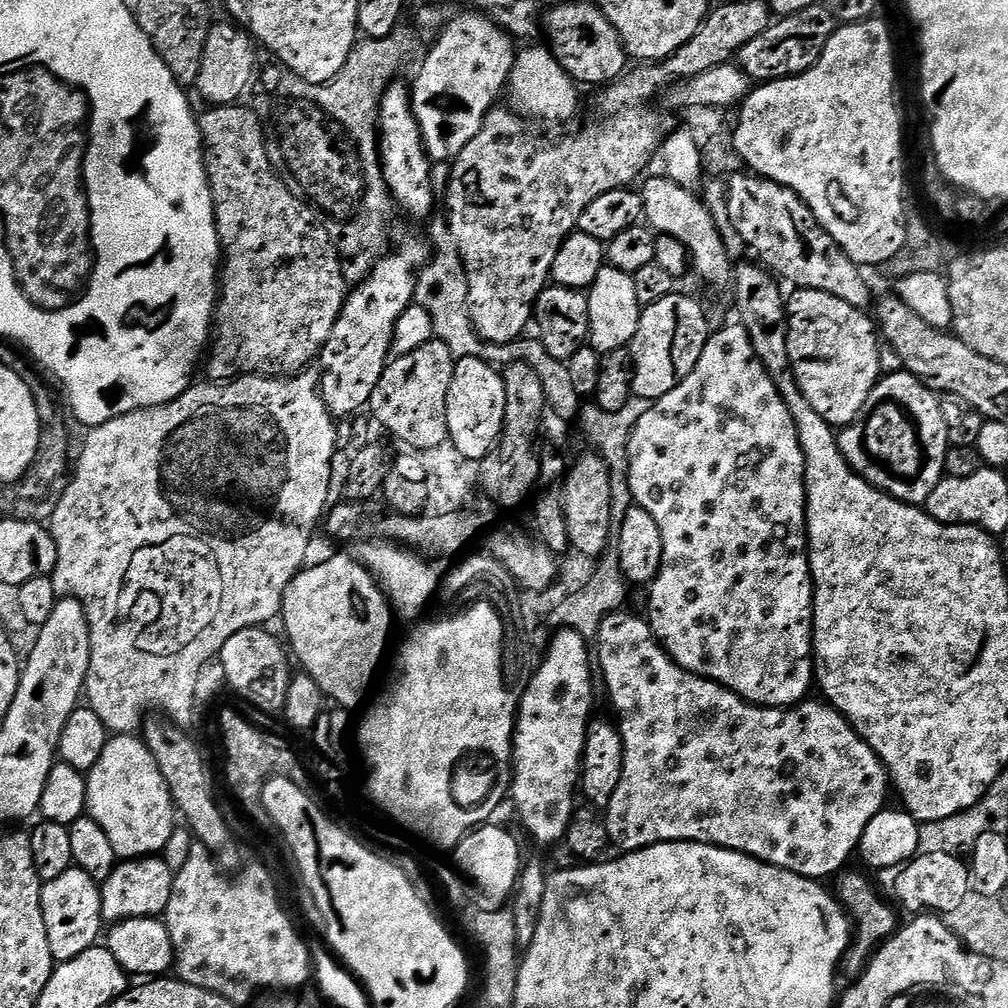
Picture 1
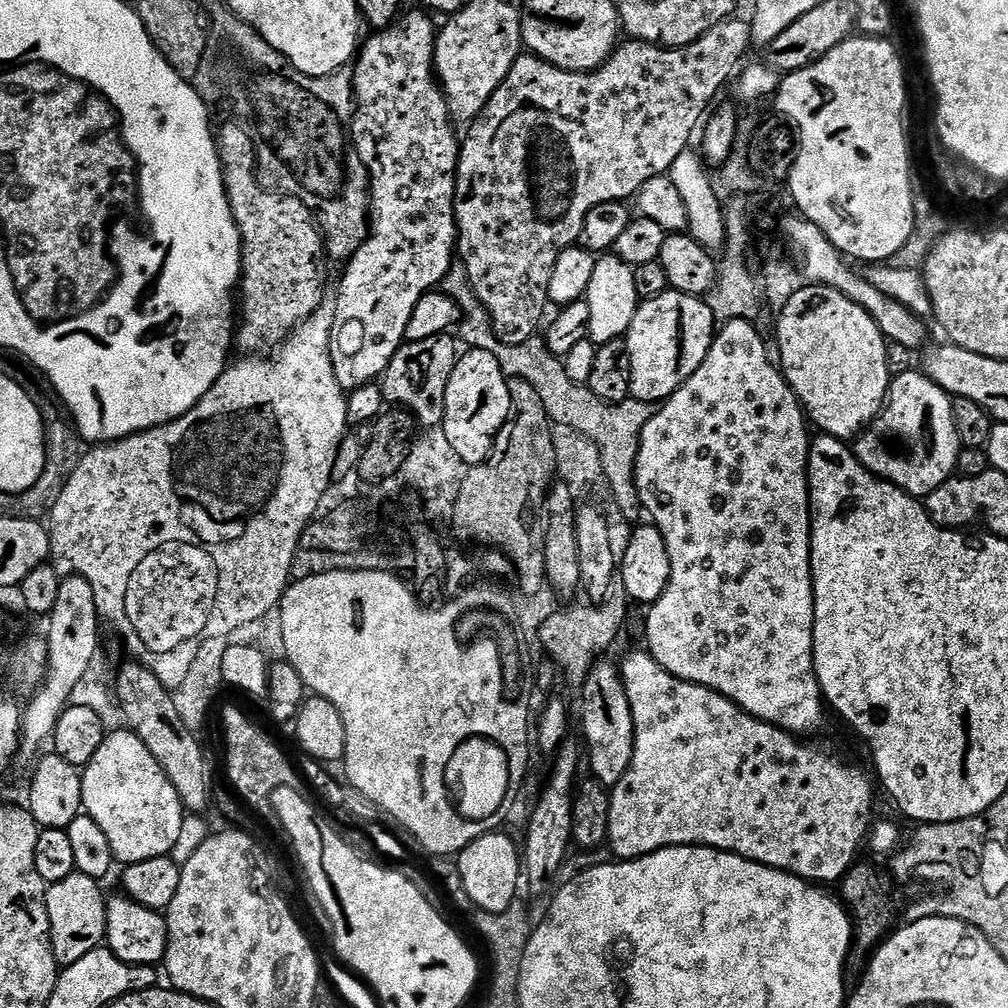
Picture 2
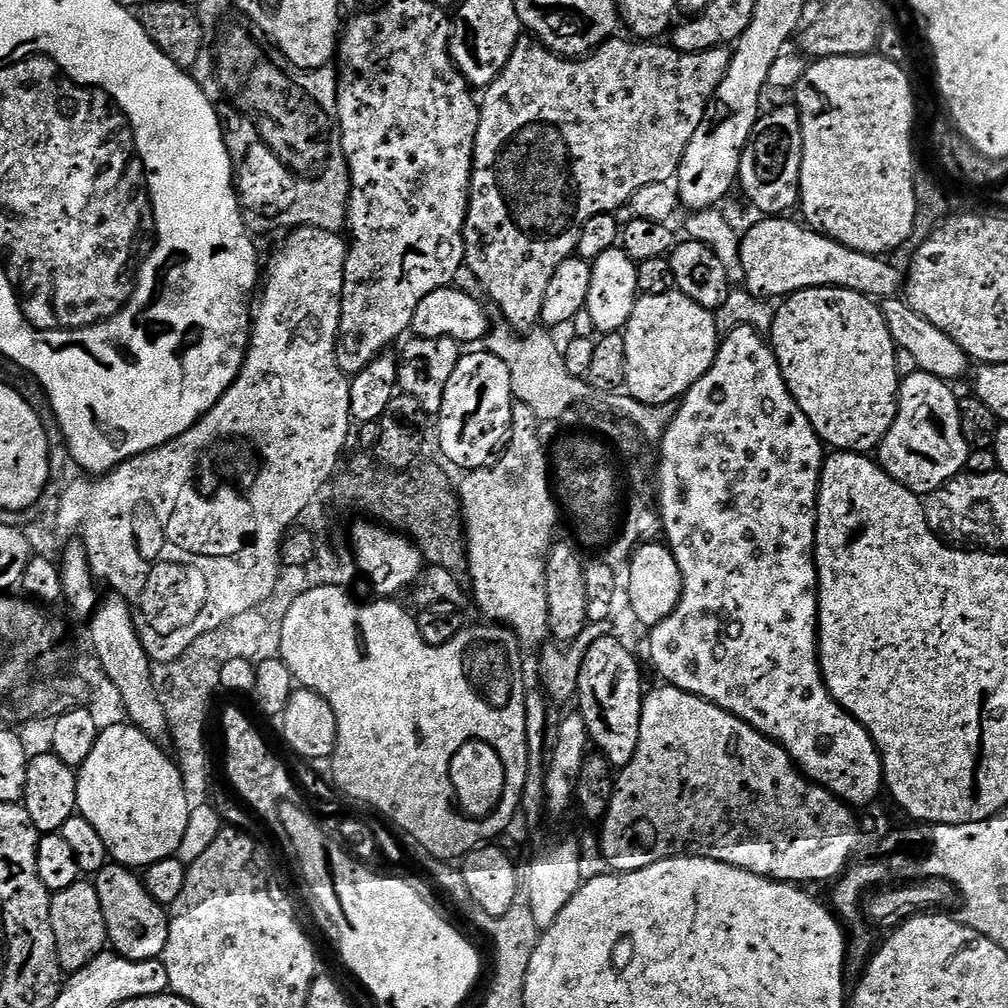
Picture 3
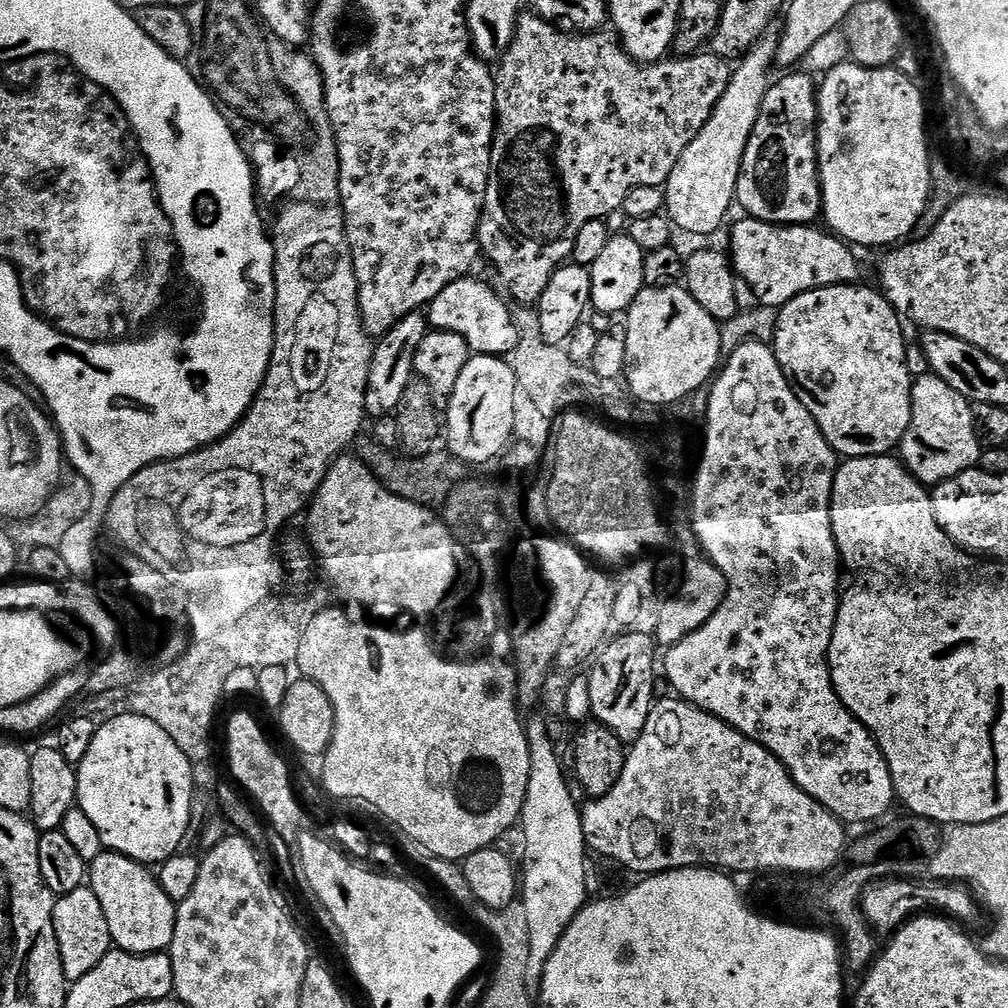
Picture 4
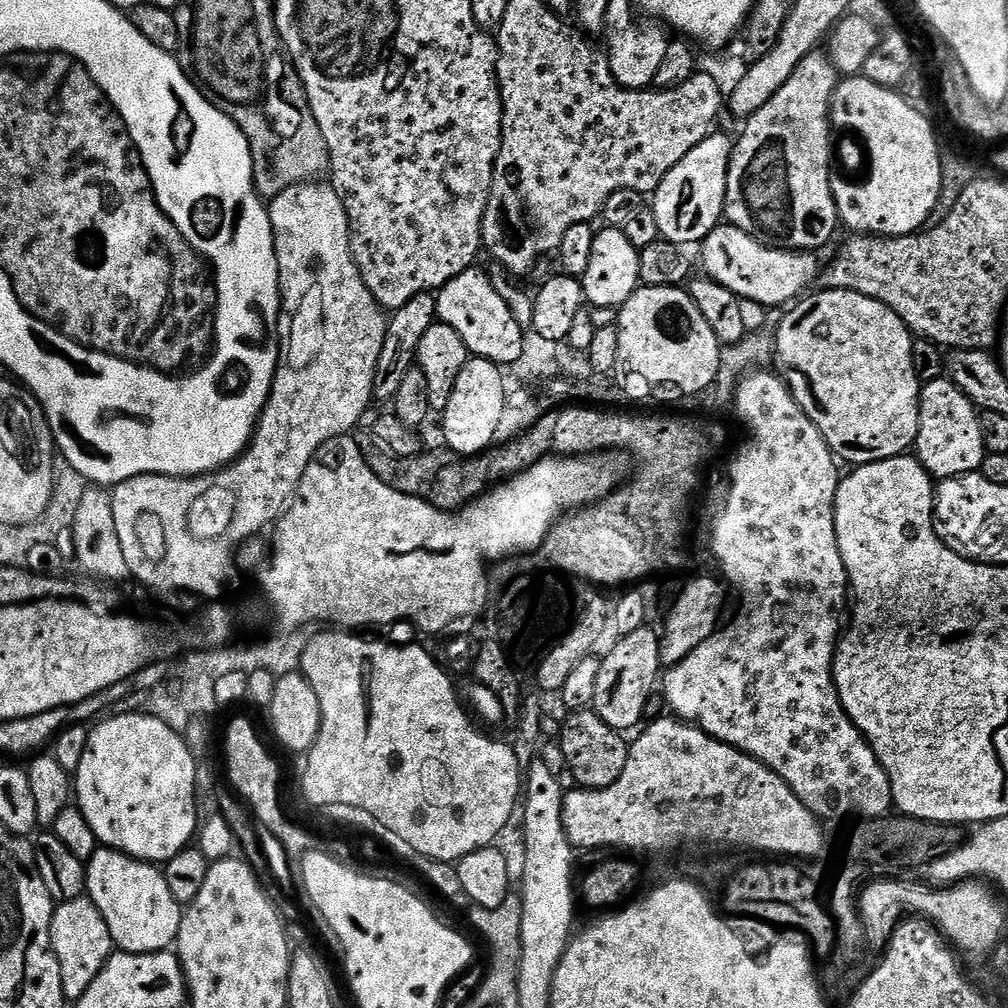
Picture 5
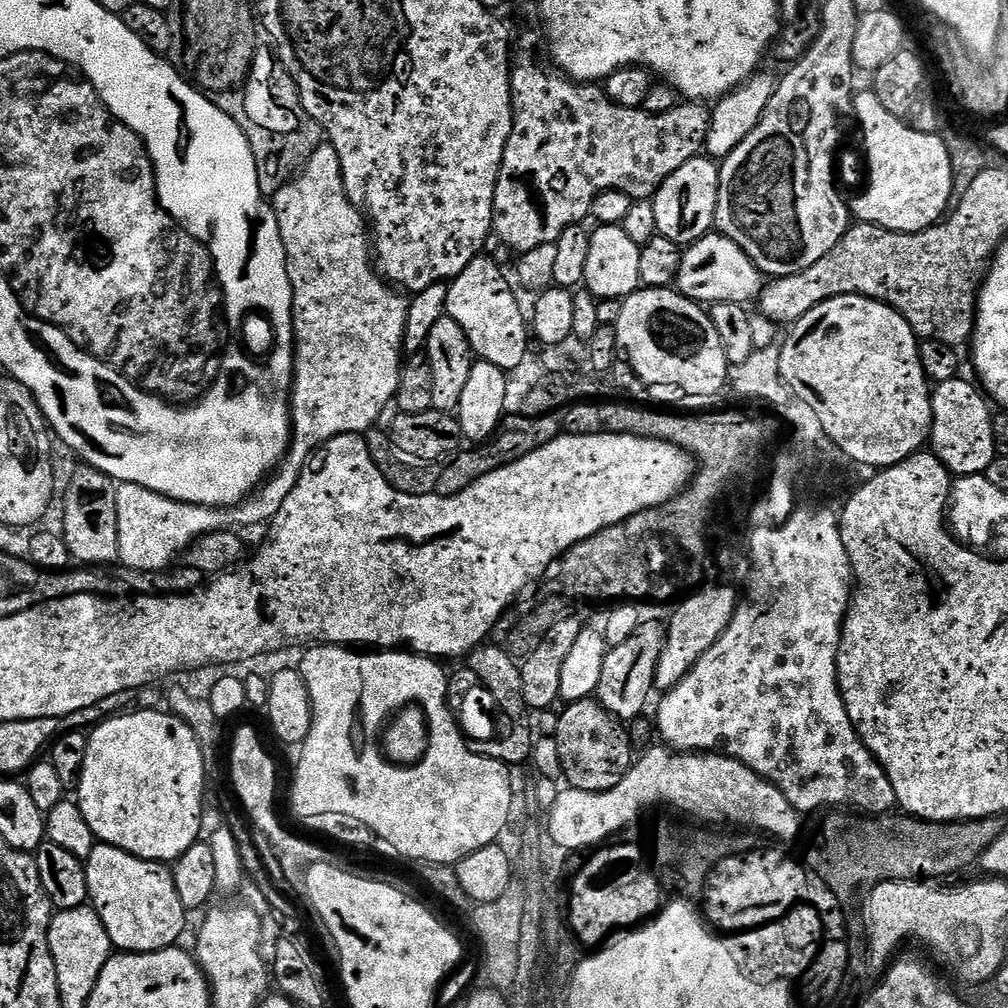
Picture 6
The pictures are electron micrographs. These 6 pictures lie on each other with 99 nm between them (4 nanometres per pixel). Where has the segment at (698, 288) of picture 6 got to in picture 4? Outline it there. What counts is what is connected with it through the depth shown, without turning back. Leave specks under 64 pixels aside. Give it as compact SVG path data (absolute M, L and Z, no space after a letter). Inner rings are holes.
M751 218L743 219L732 228L730 263L737 277L754 290L761 305L781 309L794 298L815 288L829 288L832 284L856 284L859 281L860 264L852 253L855 251L839 236L827 231L819 232L816 226L781 226Z

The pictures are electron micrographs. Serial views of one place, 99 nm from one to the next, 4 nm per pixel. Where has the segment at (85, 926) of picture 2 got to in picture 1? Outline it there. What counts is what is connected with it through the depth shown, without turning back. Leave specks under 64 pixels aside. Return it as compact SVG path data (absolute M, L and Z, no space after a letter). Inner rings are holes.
M73 866L58 878L43 881L40 890L42 914L46 922L46 938L50 938L50 954L53 961L63 962L78 958L86 950L97 947L106 921L102 914L101 885L86 870Z

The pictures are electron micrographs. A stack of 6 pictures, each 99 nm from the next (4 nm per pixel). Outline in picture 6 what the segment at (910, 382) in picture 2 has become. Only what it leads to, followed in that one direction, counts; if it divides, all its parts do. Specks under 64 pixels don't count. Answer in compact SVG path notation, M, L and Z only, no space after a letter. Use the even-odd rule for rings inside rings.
M957 378L950 382L942 382L931 389L930 451L948 467L953 477L981 475L986 470L986 466L990 466L990 462L994 462L997 456L992 425L993 409L985 393L971 379L970 381L964 379Z

